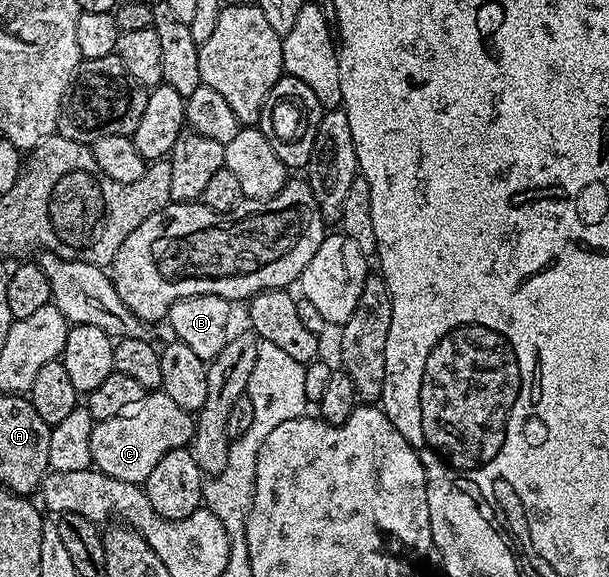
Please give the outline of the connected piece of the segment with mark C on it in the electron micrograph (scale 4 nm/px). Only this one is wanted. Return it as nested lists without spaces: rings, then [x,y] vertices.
[[[161,389],[151,391],[146,400],[124,415],[97,420],[92,429],[91,464],[116,481],[145,484],[164,453],[186,447],[194,438],[195,416],[180,409]]]

